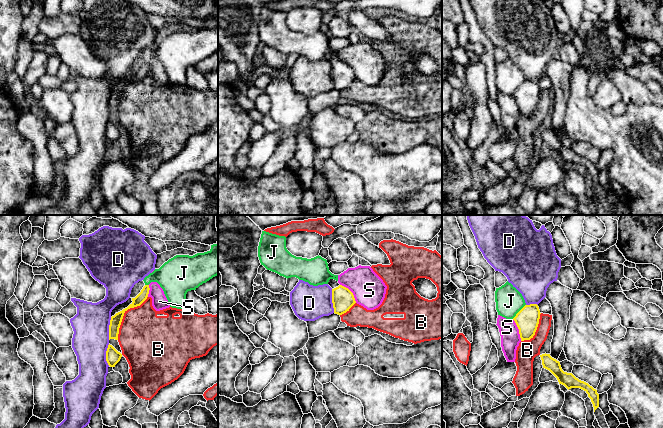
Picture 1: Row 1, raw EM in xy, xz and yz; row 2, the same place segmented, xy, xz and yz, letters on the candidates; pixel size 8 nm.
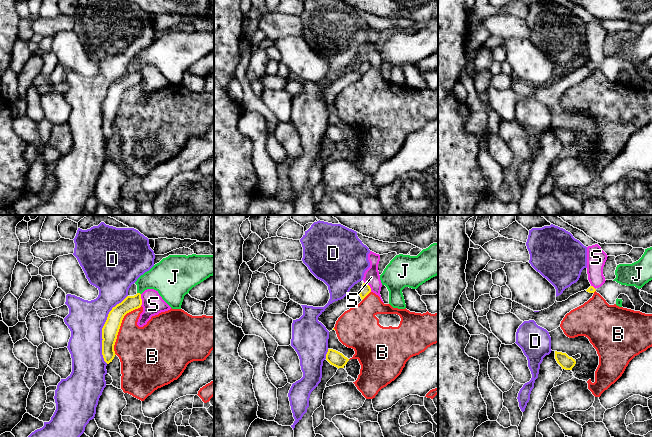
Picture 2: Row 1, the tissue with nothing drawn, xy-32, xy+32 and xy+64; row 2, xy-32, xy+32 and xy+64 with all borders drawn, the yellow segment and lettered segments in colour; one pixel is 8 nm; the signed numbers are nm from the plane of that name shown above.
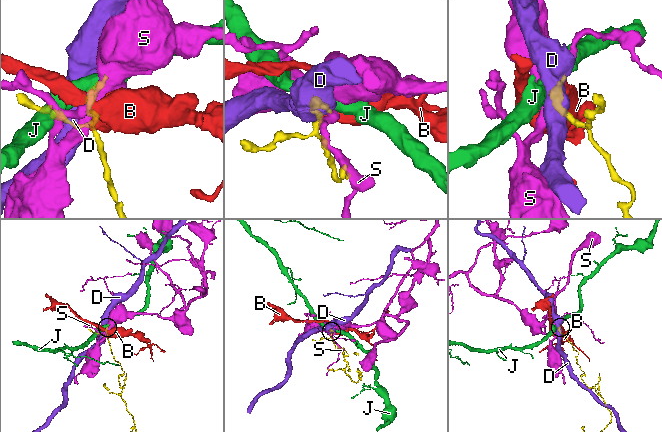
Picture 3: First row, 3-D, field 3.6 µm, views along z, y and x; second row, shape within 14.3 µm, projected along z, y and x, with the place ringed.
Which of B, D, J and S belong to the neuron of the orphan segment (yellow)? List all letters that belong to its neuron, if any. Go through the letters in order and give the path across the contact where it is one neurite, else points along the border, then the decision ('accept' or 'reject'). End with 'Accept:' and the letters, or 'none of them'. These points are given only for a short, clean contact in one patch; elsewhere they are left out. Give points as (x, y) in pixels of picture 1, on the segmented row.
B: reject
D: reject
J: along yz (525, 304), (512, 318) | reject
S: reject
Accept: none of them

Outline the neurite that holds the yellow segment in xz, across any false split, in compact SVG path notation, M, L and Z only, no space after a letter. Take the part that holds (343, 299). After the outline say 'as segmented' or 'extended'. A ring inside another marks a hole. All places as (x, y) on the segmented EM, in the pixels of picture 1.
M330 279L328 285L332 288L332 303L334 313L342 315L356 303L353 293L338 281Z; extended

